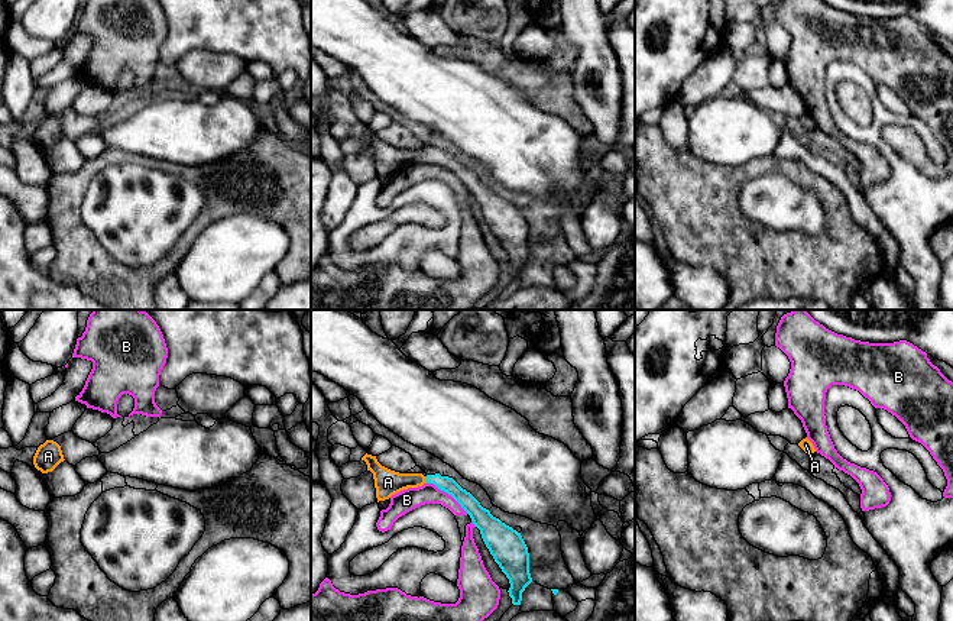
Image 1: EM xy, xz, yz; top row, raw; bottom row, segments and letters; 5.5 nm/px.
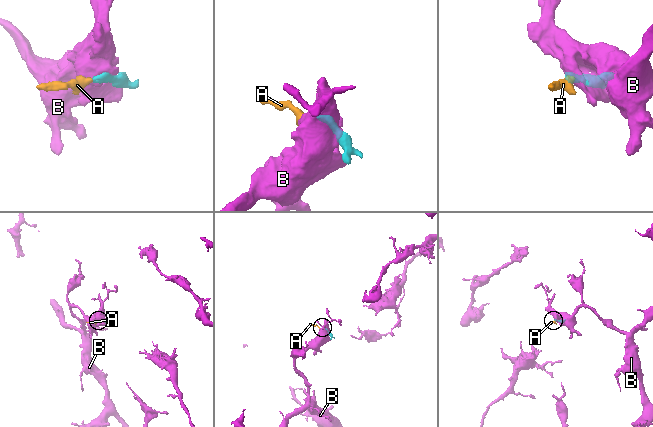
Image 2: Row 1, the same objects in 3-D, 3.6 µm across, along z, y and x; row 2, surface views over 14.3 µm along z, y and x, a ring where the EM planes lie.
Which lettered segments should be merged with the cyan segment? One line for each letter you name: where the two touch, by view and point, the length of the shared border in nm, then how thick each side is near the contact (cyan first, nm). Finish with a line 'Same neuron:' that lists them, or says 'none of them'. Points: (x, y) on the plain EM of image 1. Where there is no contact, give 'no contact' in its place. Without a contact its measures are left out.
A: meets cyan in xz at (425, 155); contact 40 nm long; 90 nm thick on the cyan side, 150 nm on the other
Same neuron: A

